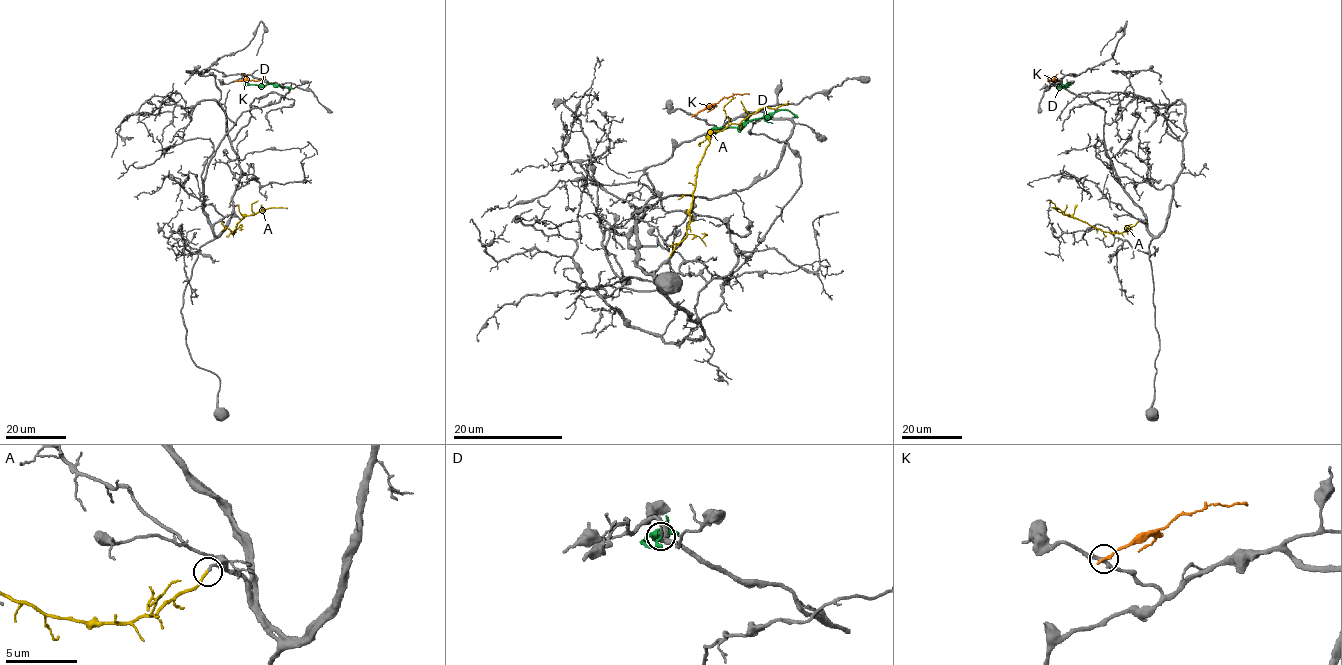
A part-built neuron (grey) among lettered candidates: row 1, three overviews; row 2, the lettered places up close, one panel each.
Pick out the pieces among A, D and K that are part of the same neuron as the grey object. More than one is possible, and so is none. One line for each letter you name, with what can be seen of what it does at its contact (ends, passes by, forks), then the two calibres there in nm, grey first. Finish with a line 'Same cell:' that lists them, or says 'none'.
A: It ends there. Thickness 200 nm (grey) against 200 nm
Same cell: A

